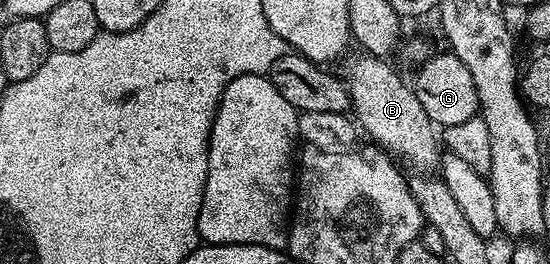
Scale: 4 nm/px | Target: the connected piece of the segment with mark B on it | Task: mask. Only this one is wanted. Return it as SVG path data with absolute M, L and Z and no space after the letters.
M361 53L344 71L350 94L352 114L357 125L373 139L379 147L393 155L400 155L417 171L426 172L440 158L440 144L435 125L416 98L413 87L398 76L383 57Z

